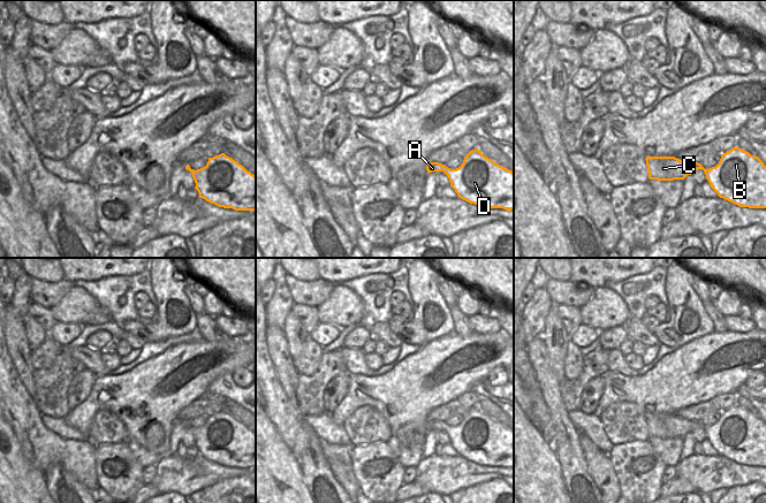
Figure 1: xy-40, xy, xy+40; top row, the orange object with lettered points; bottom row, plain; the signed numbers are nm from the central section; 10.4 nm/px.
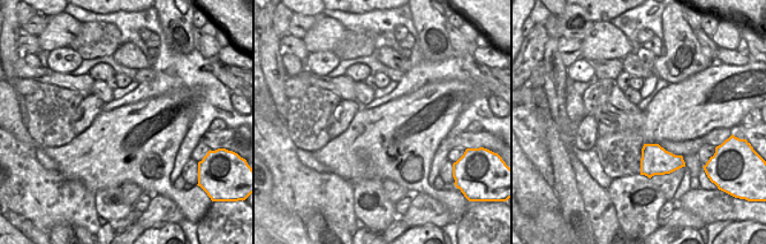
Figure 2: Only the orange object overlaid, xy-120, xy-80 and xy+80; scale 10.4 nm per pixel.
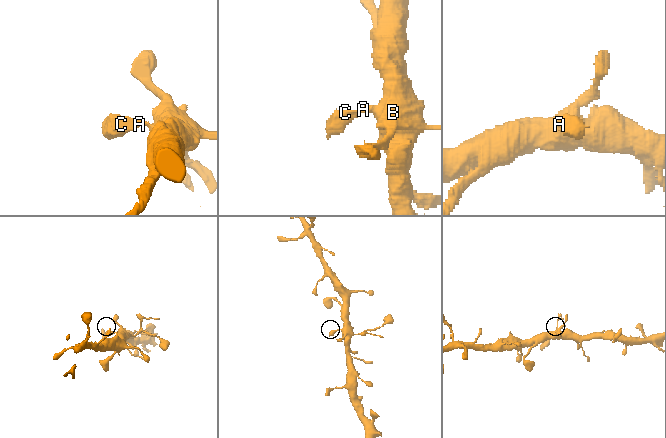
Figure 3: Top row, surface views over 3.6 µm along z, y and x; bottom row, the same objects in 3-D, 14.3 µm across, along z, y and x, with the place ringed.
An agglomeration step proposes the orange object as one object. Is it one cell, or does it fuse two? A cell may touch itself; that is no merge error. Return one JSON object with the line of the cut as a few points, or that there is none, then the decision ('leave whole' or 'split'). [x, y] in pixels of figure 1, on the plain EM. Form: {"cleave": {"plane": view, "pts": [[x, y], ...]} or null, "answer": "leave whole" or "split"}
{"cleave": null, "answer": "leave whole"}

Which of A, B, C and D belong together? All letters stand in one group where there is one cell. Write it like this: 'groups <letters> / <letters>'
groups A B C D

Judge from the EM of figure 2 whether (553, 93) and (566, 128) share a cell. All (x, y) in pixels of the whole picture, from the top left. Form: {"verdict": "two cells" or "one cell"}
{"verdict": "one cell"}

